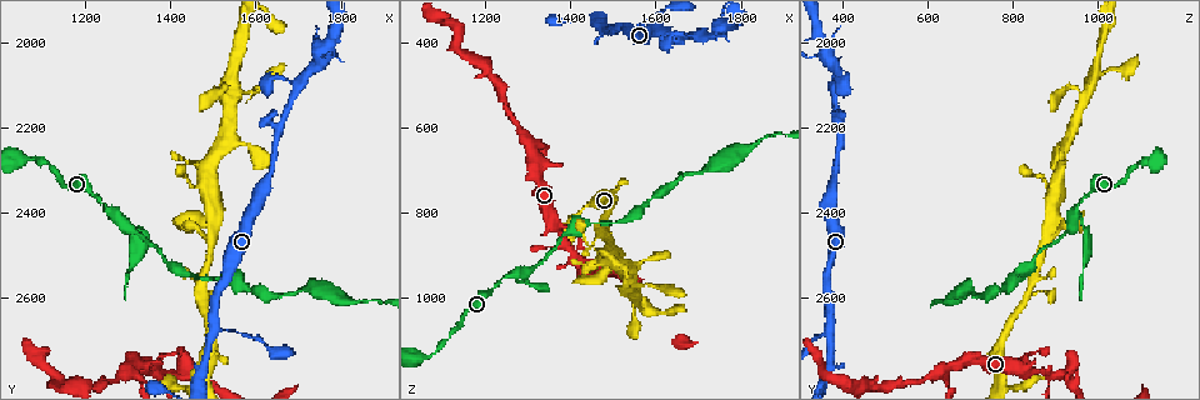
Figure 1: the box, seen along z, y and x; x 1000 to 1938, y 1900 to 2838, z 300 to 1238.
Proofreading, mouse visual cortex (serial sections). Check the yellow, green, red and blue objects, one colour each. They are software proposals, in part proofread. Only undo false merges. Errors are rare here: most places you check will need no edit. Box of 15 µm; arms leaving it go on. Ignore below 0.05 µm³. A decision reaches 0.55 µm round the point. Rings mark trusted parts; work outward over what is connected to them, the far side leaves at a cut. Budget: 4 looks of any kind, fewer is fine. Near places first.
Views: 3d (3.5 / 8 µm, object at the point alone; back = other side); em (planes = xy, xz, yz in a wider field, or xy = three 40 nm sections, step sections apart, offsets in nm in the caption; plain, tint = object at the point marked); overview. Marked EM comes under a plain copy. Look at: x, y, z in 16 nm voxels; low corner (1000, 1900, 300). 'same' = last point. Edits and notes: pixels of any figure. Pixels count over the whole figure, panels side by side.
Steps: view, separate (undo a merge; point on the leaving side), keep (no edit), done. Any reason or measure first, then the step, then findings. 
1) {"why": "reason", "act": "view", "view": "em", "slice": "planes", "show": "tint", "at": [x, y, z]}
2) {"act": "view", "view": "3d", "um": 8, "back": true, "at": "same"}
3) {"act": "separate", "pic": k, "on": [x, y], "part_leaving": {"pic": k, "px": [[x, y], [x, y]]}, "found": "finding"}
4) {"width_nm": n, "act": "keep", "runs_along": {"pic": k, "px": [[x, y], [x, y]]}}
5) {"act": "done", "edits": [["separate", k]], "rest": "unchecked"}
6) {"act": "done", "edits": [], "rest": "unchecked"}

{"why": "three-way junction", "act": "view", "view": "em", "slice": "xy", "step": 1, "show": "tint", "at": [1505, 2670, 365]}

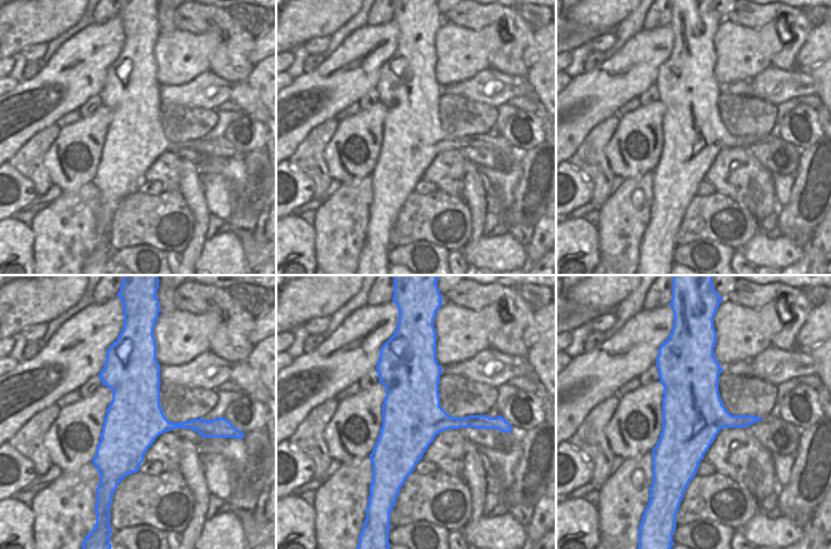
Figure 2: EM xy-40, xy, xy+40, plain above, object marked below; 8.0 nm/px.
{"why": "wider look", "act": "view", "view": "3d", "um": 3.5, "back": true, "at": "same"}

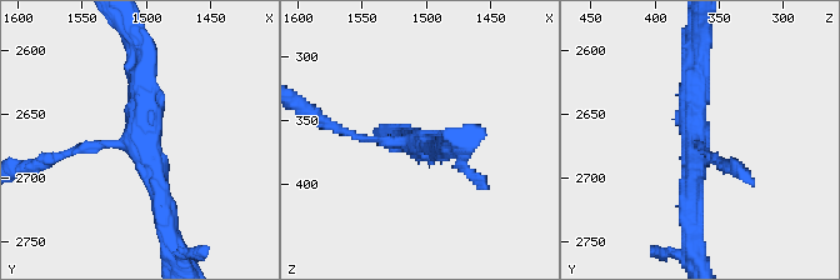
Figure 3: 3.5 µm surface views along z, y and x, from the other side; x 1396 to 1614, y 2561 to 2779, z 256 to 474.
{"arms": 3, "act": "keep", "runs_along": {"pic": 3, "px": [[139, 54], [135, 135], [161, 211]]}, "found": "all the same cell"}

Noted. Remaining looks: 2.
{"why": "two arms in line, one across", "act": "view", "view": "3d", "um": 3.5, "at": [1285, 2425, 940]}

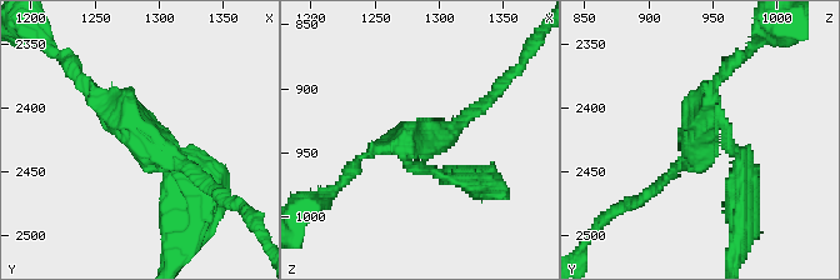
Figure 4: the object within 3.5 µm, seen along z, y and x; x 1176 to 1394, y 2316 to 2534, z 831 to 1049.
{"why": "shape alone is not enough", "act": "view", "view": "em", "slice": "xy", "step": 2, "show": "tint", "at": [1288, 2420, 942]}

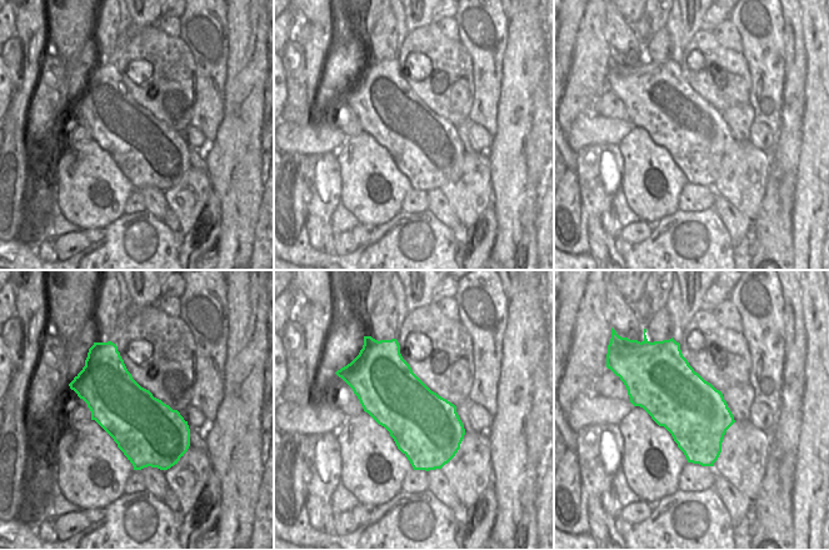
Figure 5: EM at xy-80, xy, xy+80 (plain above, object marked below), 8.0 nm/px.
{"arm_widths_nm": [150, 150, 200], "act": "keep", "runs_along": {"pic": 4, "px": [[80, 80], [203, 180]]}, "found": "continuous, no second cell"}

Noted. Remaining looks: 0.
{"act": "done", "edits": [], "rest": "unchecked"}

